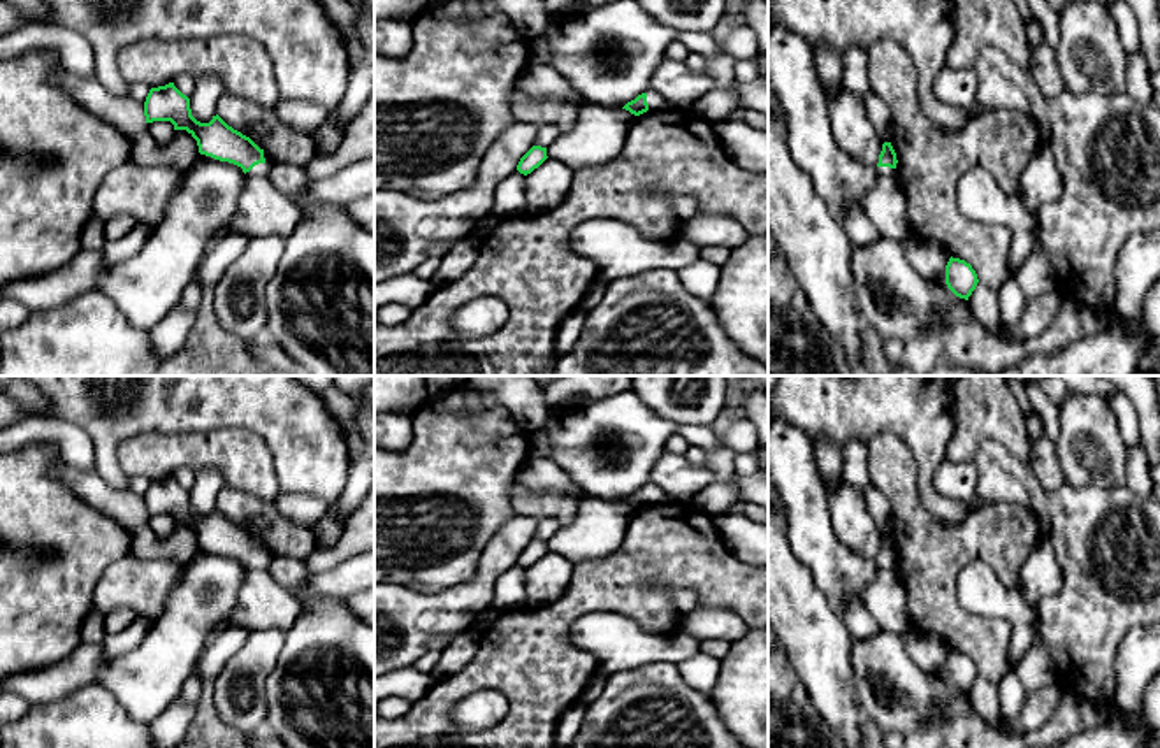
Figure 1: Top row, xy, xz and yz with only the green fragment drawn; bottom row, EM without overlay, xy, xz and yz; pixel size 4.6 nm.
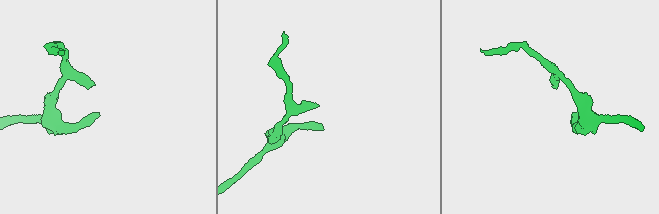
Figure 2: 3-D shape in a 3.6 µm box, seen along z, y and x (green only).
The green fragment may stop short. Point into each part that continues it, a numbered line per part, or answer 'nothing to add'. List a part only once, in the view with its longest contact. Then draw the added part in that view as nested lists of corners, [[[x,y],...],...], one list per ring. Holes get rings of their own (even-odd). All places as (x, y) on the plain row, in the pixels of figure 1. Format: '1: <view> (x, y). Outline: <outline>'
1: xy (262, 603). Outline: [[[258,557],[246,565],[230,625],[243,627],[250,634],[265,629],[288,632],[302,611],[299,599],[271,578],[265,557]]]

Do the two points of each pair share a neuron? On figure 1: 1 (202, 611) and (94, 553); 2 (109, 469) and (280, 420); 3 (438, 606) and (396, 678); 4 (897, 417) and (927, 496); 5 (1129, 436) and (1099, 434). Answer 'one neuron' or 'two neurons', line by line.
1: two neurons
2: one neuron
3: two neurons
4: one neuron
5: two neurons

